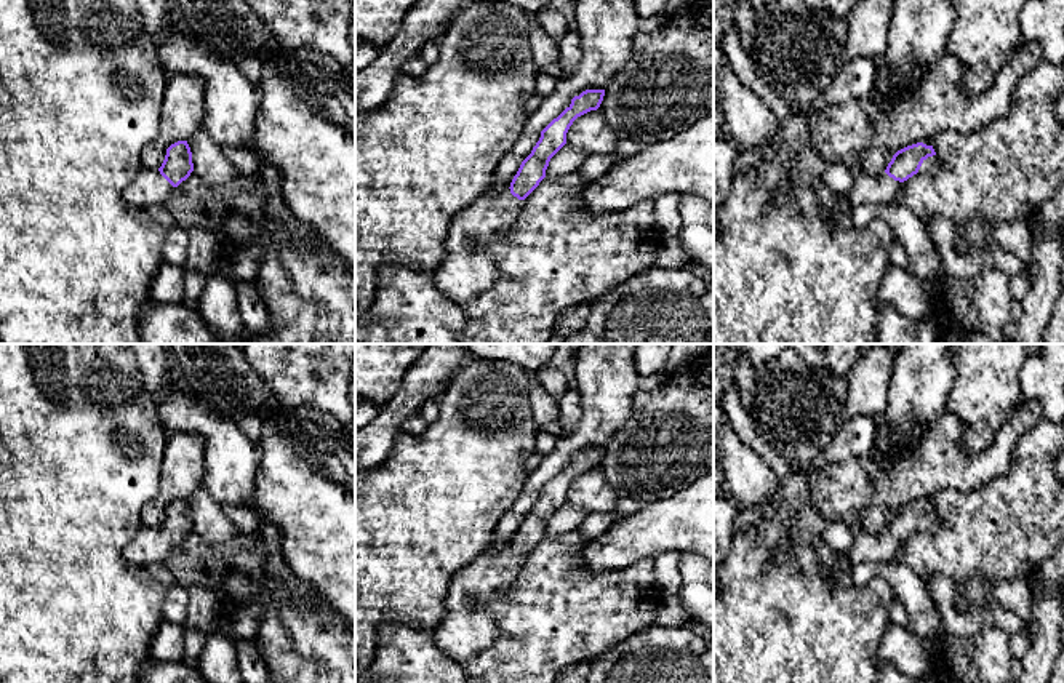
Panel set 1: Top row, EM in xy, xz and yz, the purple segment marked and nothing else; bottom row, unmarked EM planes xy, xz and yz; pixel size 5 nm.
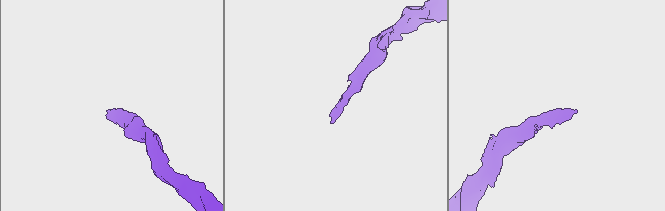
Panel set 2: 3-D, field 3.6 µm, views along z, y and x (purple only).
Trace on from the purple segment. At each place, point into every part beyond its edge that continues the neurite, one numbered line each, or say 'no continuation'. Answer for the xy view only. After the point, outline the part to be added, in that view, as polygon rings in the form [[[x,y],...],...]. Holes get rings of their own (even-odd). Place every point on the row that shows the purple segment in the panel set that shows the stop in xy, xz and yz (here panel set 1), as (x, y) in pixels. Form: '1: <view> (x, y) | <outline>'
1: xy (149, 187) | [[[142,166],[138,176],[123,189],[122,197],[136,208],[146,208],[149,205],[165,203],[173,189],[158,170]]]

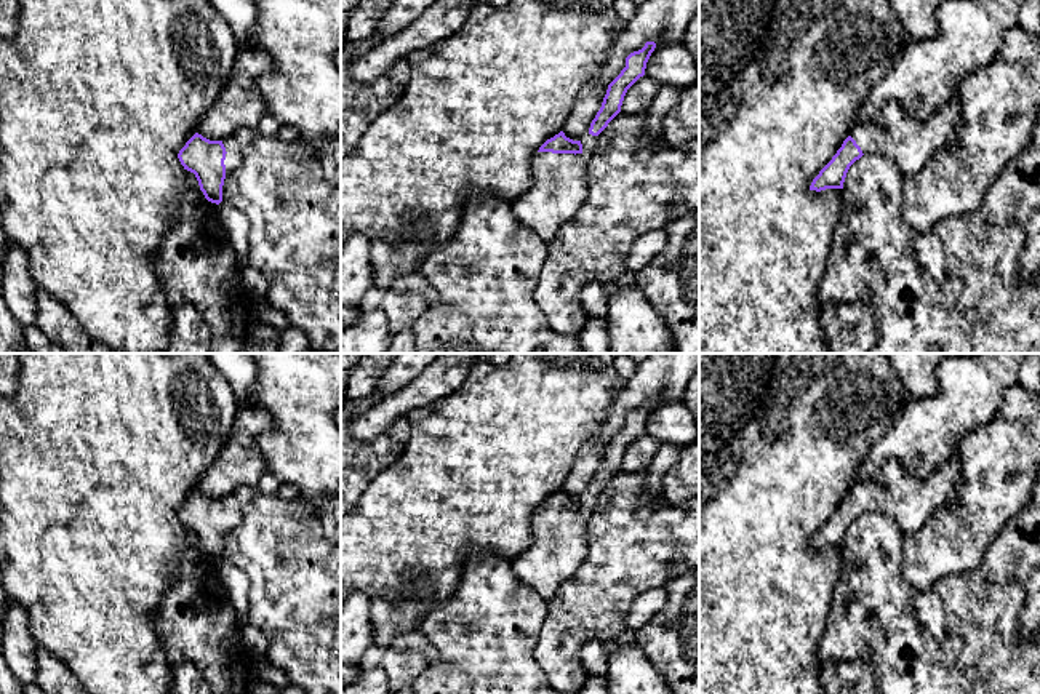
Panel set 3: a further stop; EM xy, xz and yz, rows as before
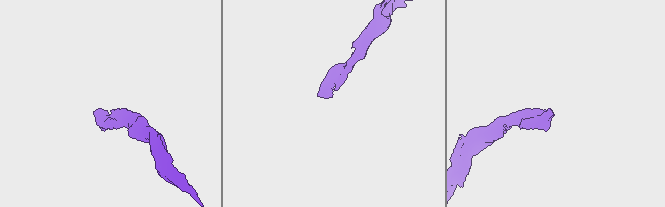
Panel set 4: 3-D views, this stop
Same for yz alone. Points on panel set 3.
1: yz (908, 143) | [[[957,96],[925,120],[912,118],[896,102],[890,102],[877,120],[854,123],[850,136],[864,155],[882,155],[891,160],[902,176],[914,176],[946,144],[958,117]]]

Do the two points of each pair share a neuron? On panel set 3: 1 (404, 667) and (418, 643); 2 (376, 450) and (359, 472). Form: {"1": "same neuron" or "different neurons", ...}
{"1": "different neurons", "2": "same neuron"}

